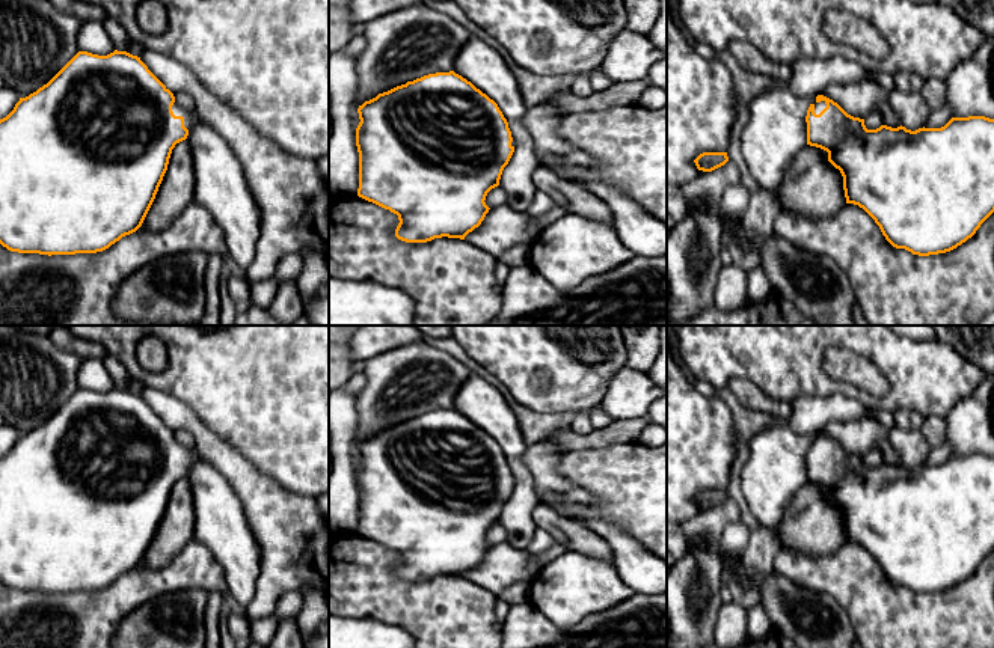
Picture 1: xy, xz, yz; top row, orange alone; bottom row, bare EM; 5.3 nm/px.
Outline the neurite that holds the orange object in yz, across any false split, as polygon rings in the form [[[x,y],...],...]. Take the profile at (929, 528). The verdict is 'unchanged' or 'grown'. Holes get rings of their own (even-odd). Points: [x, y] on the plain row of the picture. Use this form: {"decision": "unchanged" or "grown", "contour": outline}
{"decision": "grown", "contour": [[[818,433],[805,460],[807,482],[827,488],[840,508],[846,541],[863,546],[896,586],[919,594],[950,589],[994,550],[994,457],[952,455],[941,466],[916,469],[902,463],[867,467],[864,457]]]}

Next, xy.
{"decision": "grown", "contour": [[[118,387],[107,393],[78,389],[47,422],[29,434],[20,436],[14,448],[0,457],[0,582],[11,589],[48,594],[97,591],[136,570],[155,536],[172,487],[187,476],[189,467],[195,463],[208,464],[195,448],[186,448],[175,440],[173,431],[148,407],[140,395]]]}

